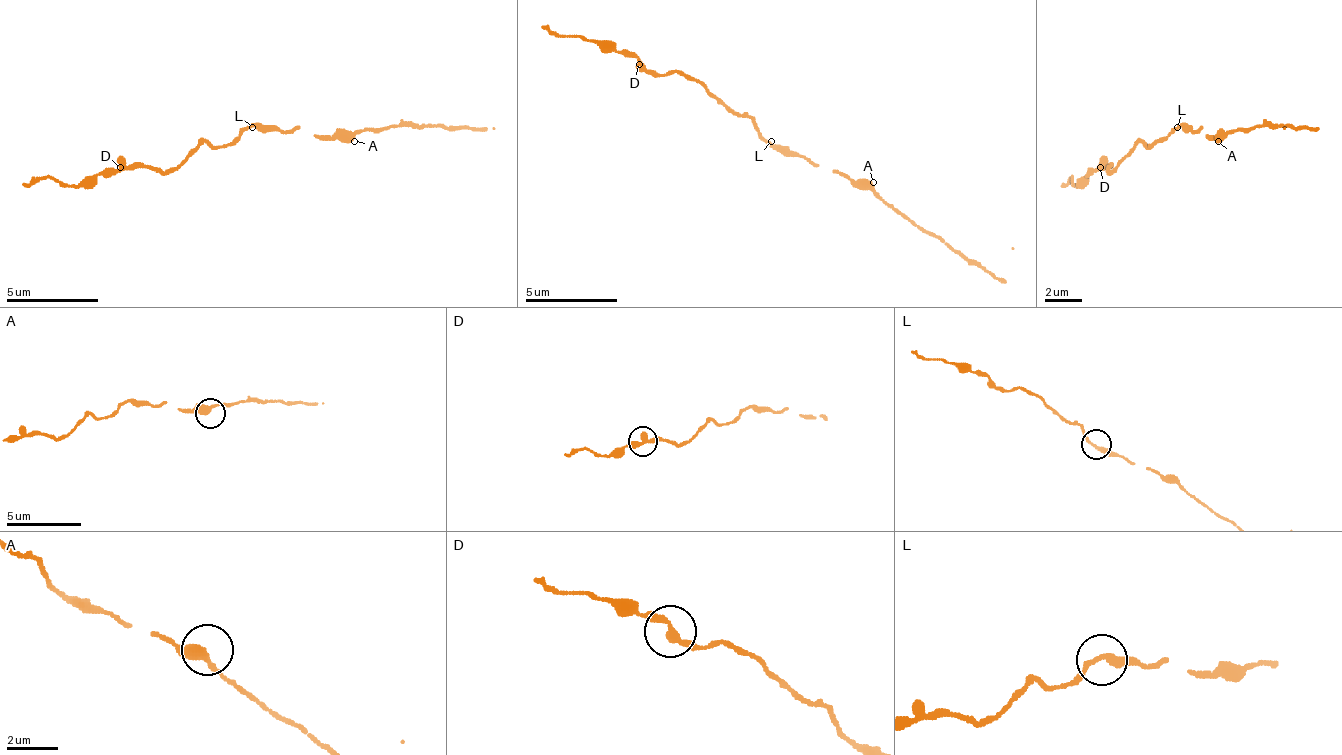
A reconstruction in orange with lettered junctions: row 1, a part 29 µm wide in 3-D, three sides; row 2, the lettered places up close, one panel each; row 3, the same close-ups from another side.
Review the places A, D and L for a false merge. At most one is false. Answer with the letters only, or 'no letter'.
D

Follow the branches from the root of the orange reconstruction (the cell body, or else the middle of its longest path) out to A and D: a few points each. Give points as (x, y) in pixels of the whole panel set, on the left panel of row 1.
A: (252, 127), (275, 127), (280, 132), (298, 127), (312, 136), (349, 136), (354, 141)
D: (252, 127), (248, 127), (229, 145), (206, 145), (201, 141), (174, 169), (118, 169)

